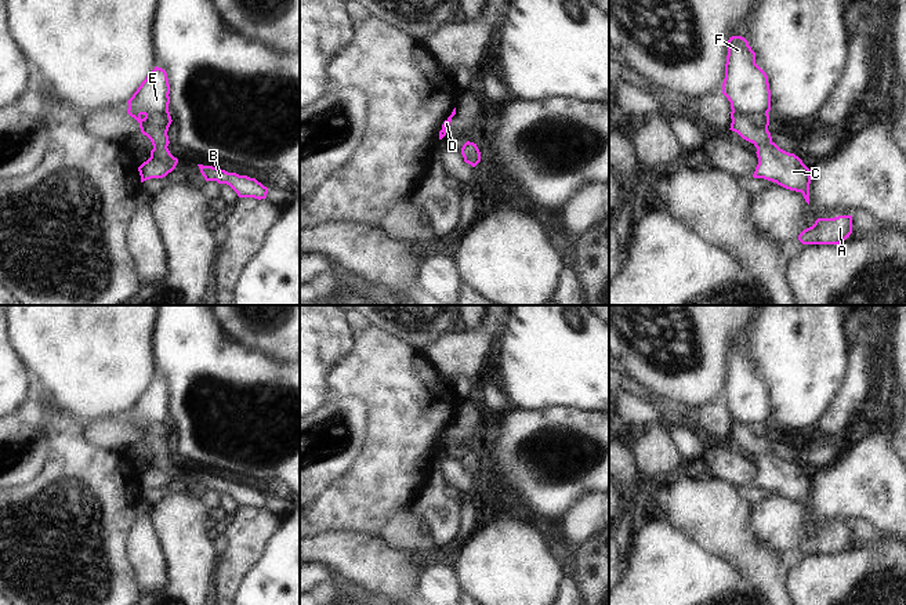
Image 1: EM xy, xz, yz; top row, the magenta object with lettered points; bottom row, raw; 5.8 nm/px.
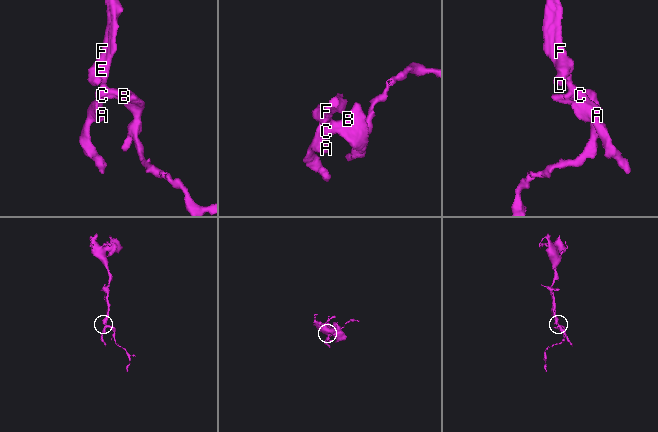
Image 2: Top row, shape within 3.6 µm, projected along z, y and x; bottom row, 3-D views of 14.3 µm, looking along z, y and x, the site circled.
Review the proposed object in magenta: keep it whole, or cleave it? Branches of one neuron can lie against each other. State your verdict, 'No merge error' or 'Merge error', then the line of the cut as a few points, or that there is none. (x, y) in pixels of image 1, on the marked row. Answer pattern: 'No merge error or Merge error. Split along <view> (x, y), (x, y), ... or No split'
No merge error. No split.

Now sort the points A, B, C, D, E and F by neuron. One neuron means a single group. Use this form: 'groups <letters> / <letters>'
groups A B C D E F

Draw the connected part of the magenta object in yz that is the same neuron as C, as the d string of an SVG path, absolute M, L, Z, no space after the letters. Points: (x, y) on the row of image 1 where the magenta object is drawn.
M742 36L728 40L722 94L731 102L731 128L757 148L754 178L801 192L809 204L811 170L794 153L780 149L768 131L771 90L767 73L755 64L755 52Z

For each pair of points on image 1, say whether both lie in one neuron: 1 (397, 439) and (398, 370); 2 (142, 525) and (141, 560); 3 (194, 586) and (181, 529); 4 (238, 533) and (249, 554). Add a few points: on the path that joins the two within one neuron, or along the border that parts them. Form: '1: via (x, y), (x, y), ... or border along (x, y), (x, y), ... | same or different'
1: via (398, 423), (398, 387) | same
2: via (142, 533), (142, 551) | same
3: via (189, 572), (189, 555), (184, 543) | same
4: via (243, 539), (245, 549) | same

